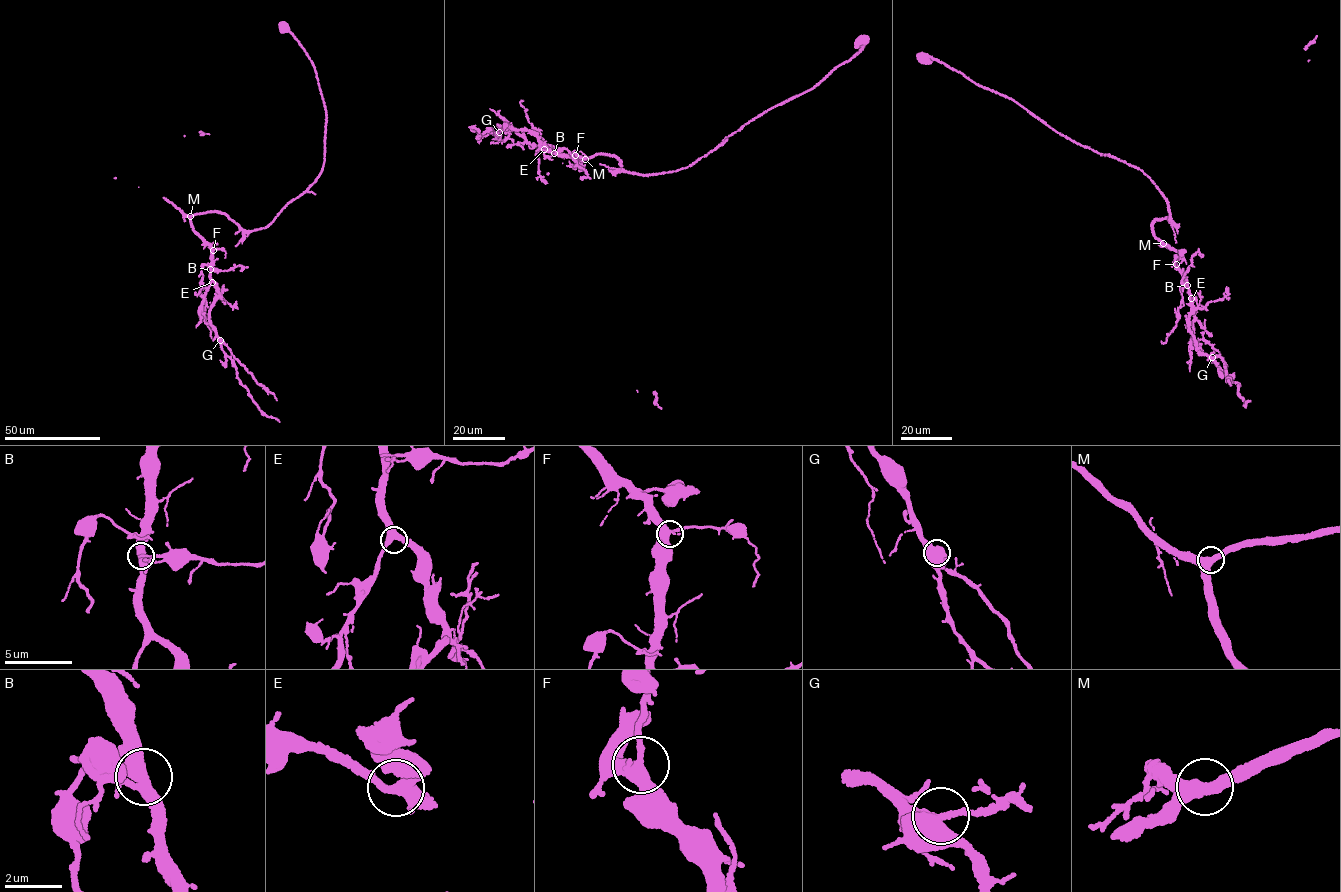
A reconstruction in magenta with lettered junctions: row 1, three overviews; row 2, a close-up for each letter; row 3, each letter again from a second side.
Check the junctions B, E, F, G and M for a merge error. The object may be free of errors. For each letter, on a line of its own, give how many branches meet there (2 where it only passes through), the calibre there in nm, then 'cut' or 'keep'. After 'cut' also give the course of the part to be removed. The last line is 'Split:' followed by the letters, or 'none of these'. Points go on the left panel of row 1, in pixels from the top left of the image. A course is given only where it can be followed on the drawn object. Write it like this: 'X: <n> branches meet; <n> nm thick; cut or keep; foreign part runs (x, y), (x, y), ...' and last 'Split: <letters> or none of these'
B: 3 branches meet; 420 nm thick; keep
E: 3 branches meet; 360 nm thick; keep
F: 3 branches meet; 440 nm thick; keep
G: 3 branches meet; 500 nm thick; keep
M: 3 branches meet; 400 nm thick; keep
Split: none of these

